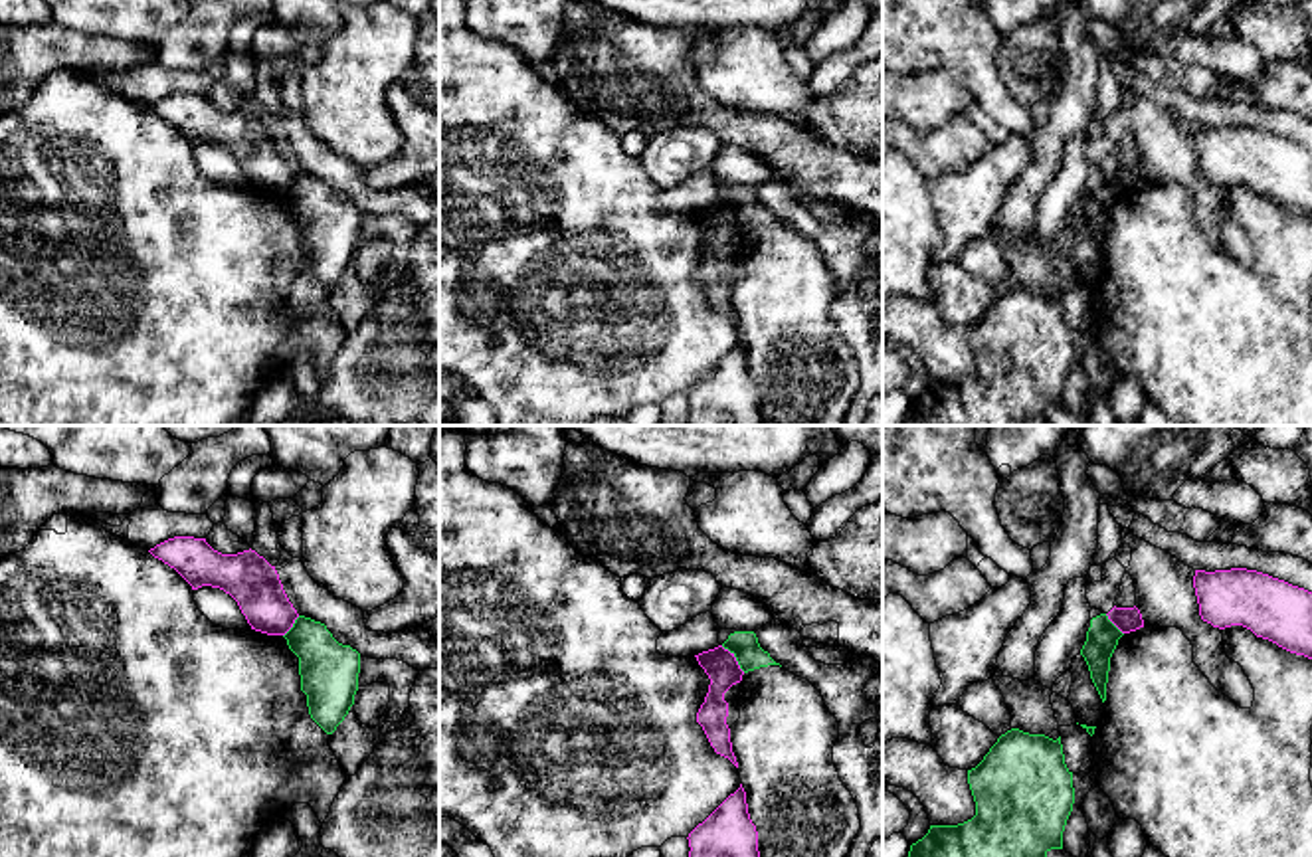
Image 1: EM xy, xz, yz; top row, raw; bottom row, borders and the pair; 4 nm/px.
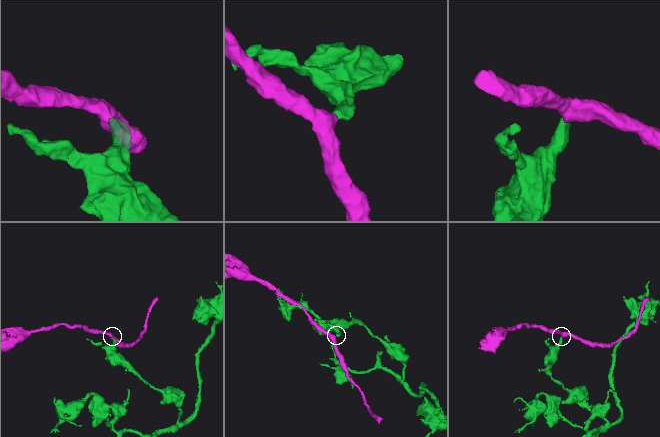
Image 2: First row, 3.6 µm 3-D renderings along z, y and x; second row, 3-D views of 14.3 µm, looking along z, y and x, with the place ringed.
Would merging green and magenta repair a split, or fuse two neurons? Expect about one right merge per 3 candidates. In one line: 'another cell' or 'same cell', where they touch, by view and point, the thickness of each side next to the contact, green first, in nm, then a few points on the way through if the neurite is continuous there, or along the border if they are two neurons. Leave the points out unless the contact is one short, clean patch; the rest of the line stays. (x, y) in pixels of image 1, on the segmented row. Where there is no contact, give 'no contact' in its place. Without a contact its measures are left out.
another cell; contact xz (735, 656); calibres 120 and 140 nm; border xz (721, 646), (745, 671)

